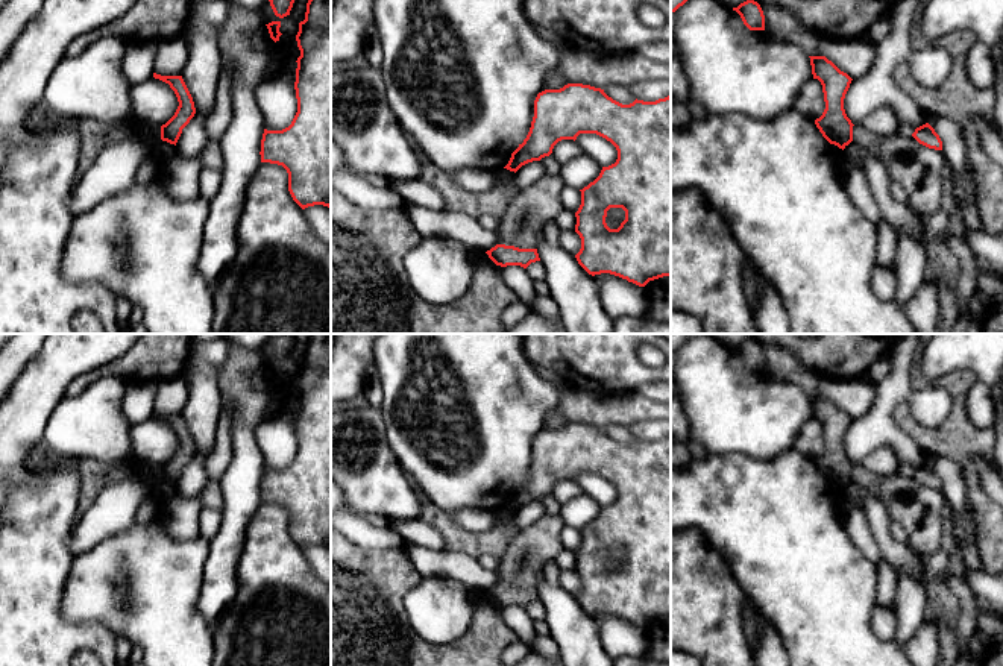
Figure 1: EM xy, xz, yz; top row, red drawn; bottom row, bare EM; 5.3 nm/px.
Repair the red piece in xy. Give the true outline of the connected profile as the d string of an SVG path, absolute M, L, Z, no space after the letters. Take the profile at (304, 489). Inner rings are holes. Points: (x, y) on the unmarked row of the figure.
M331 334L311 335L296 381L300 390L294 422L297 452L288 467L264 469L261 502L287 510L288 531L302 549L314 545L331 548Z

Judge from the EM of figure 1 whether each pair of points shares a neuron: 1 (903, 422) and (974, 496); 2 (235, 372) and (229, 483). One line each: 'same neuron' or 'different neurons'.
1: same neuron
2: same neuron

